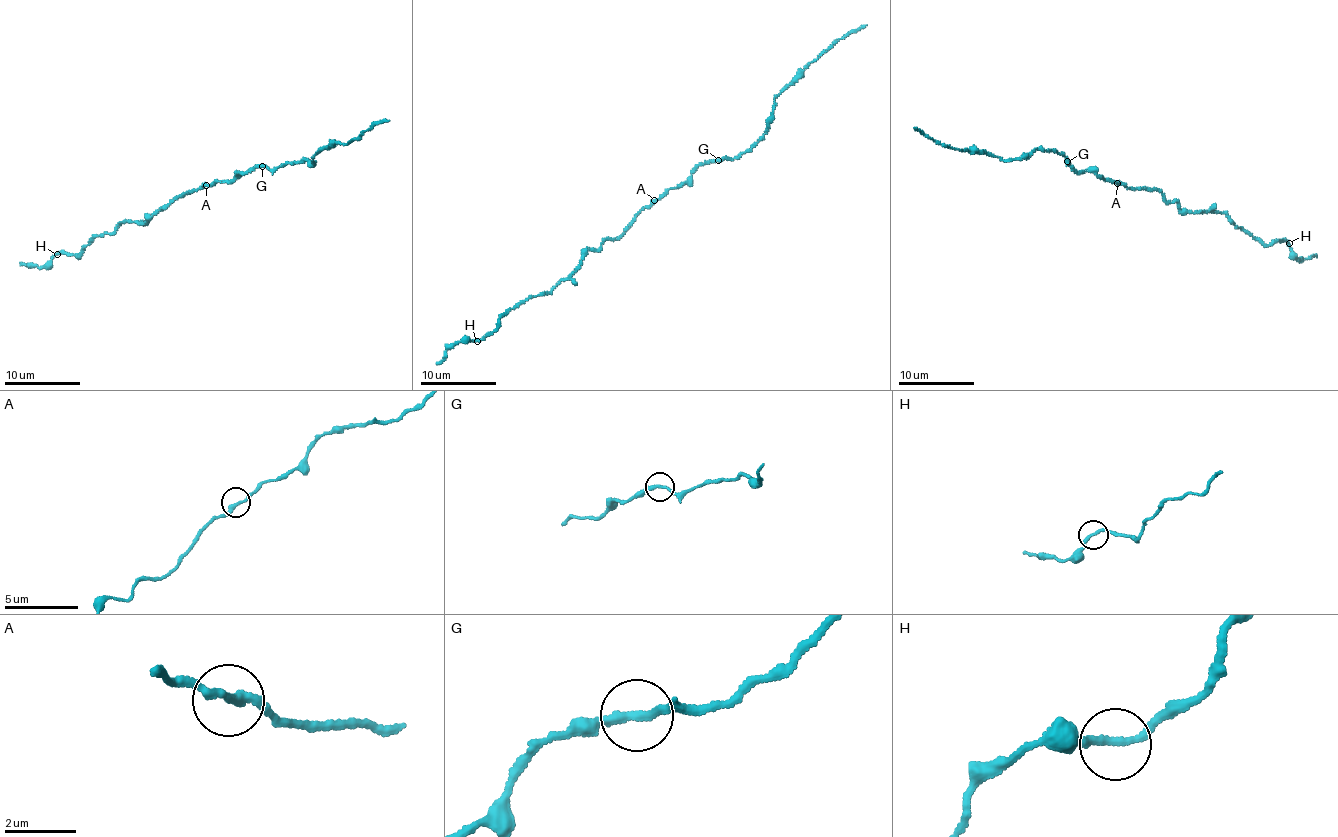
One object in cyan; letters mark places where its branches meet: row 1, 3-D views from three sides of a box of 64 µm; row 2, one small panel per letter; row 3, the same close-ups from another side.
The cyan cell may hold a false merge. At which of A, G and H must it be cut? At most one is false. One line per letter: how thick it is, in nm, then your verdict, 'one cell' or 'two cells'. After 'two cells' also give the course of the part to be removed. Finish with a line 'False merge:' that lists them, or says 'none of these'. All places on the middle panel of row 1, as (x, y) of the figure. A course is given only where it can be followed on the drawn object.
A: 240 nm thick; one cell
G: 200 nm thick; two cells; foreign part runs (718, 159), (750, 151), (762, 136), (773, 113), (774, 98), (814, 59), (852, 31), (867, 25)
H: 200 nm thick; one cell
False merge: G

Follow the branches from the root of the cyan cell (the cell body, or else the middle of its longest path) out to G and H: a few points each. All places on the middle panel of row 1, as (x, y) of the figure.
G: (653, 202), (660, 199), (669, 189), (678, 188), (699, 165), (718, 159)
H: (653, 202), (619, 237), (587, 251), (567, 278), (549, 292), (522, 300), (499, 319), (494, 331), (477, 341)

